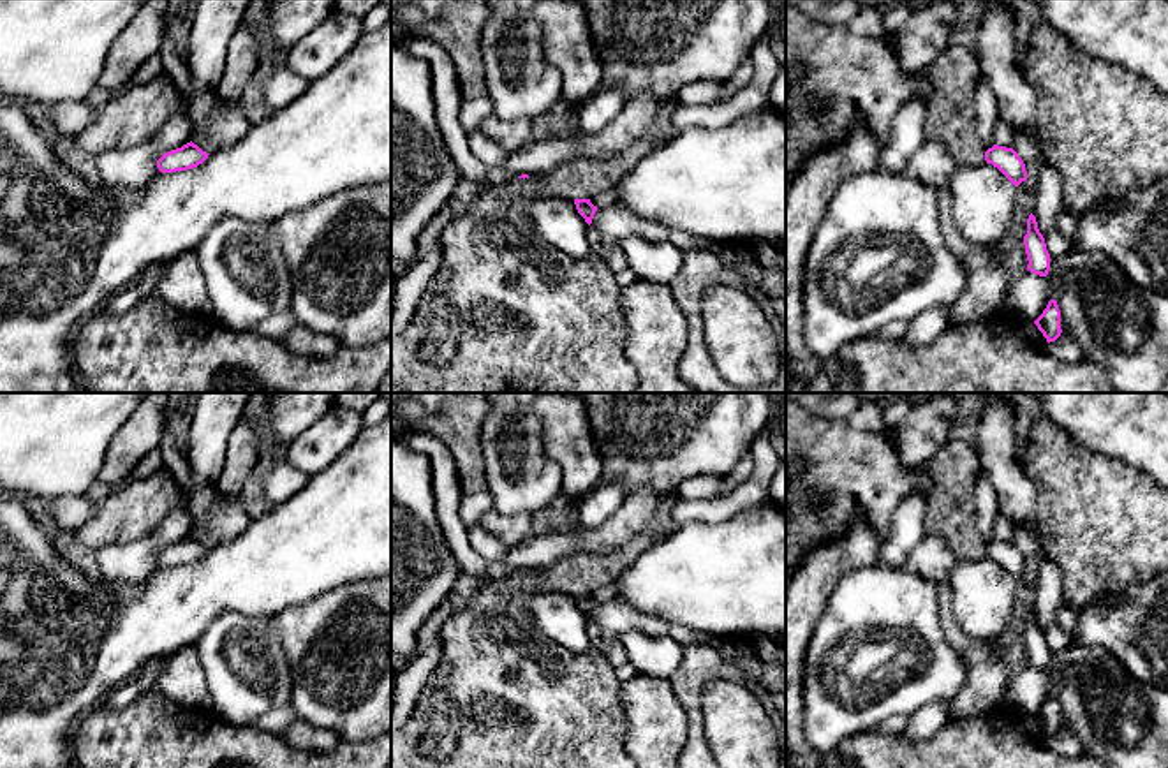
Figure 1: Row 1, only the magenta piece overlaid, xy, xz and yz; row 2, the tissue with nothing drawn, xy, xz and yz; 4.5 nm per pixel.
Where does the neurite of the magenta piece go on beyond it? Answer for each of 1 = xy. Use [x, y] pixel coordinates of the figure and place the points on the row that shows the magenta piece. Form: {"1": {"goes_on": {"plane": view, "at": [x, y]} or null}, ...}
{"1": {"goes_on": null}}

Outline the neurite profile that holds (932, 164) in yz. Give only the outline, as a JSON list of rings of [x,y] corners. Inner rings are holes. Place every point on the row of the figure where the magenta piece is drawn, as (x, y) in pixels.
[[[925,139],[902,173],[941,190],[948,188],[955,167],[957,164],[944,144]]]

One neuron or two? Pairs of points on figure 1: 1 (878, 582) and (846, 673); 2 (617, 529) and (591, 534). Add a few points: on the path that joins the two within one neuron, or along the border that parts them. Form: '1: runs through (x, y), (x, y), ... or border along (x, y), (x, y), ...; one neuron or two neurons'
1: runs through (878, 605), (878, 642), (869, 650); one neuron
2: runs through (610, 534), (598, 534); one neuron

